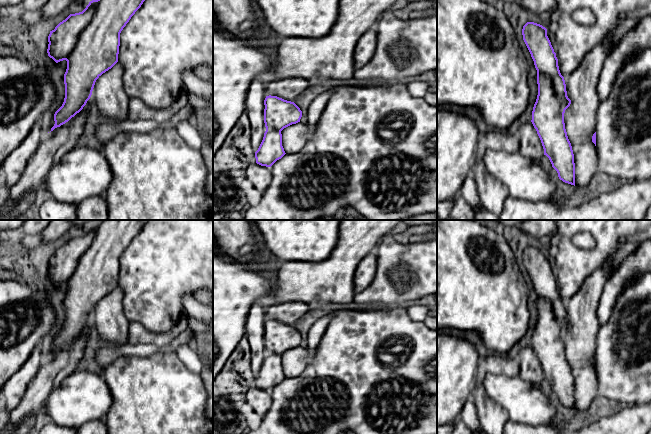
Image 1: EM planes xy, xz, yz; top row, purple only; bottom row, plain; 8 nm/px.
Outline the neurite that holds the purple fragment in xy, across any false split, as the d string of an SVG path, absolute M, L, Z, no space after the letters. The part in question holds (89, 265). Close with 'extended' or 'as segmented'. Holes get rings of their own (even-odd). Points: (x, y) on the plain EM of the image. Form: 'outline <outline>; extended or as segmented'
outline M102 220L97 224L90 225L82 236L70 238L54 254L50 255L48 260L48 280L56 287L63 284L67 285L67 293L64 298L65 322L62 330L54 338L55 348L51 355L68 346L83 333L92 319L96 304L118 286L120 257L147 221Z; as segmented

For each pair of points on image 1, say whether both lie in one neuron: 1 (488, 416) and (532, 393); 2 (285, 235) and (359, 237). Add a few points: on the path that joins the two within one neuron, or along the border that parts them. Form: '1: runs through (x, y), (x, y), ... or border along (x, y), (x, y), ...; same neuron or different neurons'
1: border along (486, 393), (507, 412), (510, 419); different neurons
2: border along (339, 230), (338, 243), (327, 257); different neurons

